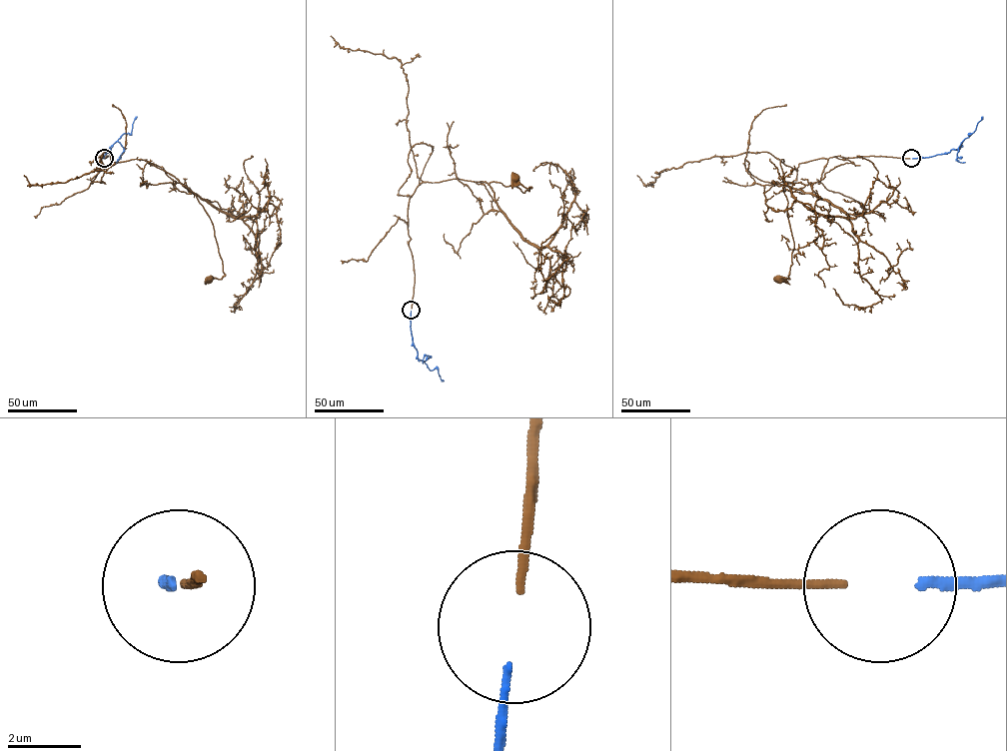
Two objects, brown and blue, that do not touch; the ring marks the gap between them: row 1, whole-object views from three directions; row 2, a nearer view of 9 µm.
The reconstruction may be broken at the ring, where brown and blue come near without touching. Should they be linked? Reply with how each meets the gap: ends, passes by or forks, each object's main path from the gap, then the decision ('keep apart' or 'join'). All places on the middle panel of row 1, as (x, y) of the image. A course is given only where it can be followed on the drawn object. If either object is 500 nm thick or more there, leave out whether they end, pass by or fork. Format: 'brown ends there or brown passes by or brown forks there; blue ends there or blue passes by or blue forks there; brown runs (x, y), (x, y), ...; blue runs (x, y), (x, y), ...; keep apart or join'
brown ends there; blue ends there; brown runs (411, 308), (415, 274), (408, 211), (417, 187), (460, 179), (528, 191), (531, 187), (514, 177); blue runs (411, 311), (411, 333), (418, 358), (430, 370), (437, 368), (444, 380); join

